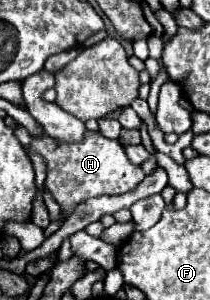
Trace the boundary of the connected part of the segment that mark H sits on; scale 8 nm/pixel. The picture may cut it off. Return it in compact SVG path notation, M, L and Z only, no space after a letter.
M85 130L81 142L63 142L55 140L49 134L31 136L31 144L25 146L25 152L43 156L47 164L47 180L45 188L51 192L51 196L57 200L61 210L65 214L71 214L81 202L89 198L97 198L103 194L125 194L135 190L141 180L145 178L145 172L141 166L135 166L129 162L125 154L125 146L119 140L105 138L101 132Z

